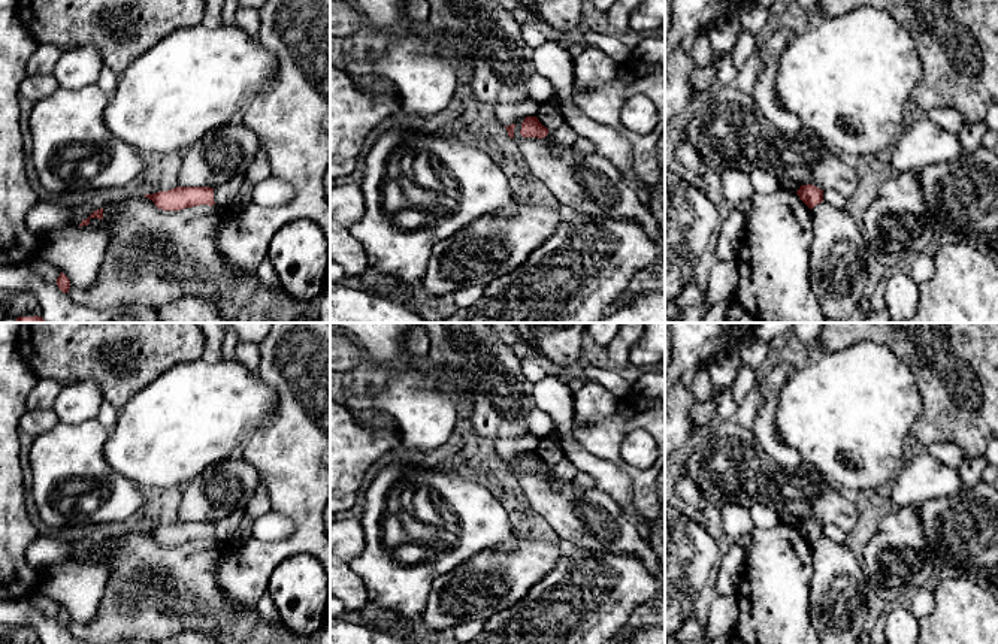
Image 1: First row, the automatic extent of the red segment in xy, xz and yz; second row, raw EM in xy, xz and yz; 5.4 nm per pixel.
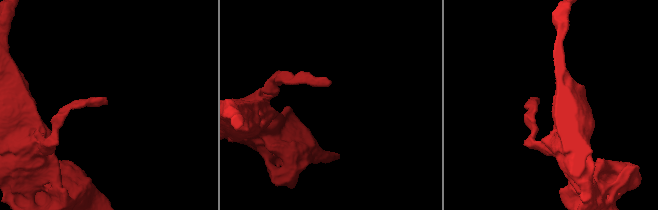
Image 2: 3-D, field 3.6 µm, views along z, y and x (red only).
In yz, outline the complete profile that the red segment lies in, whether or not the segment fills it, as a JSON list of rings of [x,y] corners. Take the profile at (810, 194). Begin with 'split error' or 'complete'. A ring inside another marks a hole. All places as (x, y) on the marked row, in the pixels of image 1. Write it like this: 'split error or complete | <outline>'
complete | [[[811,184],[801,185],[796,194],[810,209],[823,202],[823,190]]]

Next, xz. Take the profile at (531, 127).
complete | [[[526,117],[521,123],[520,134],[523,137],[538,137],[542,139],[548,134],[548,129],[544,127],[536,117]]]

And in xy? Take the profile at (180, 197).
complete | [[[176,187],[167,191],[145,194],[163,211],[181,211],[199,205],[215,205],[214,188],[211,187]]]

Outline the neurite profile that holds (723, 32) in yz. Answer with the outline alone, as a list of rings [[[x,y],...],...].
[[[729,0],[728,7],[707,27],[705,34],[713,49],[711,61],[692,73],[693,102],[707,96],[717,84],[716,66],[720,55],[732,55],[737,40],[741,34],[743,24],[740,18],[741,0]]]

